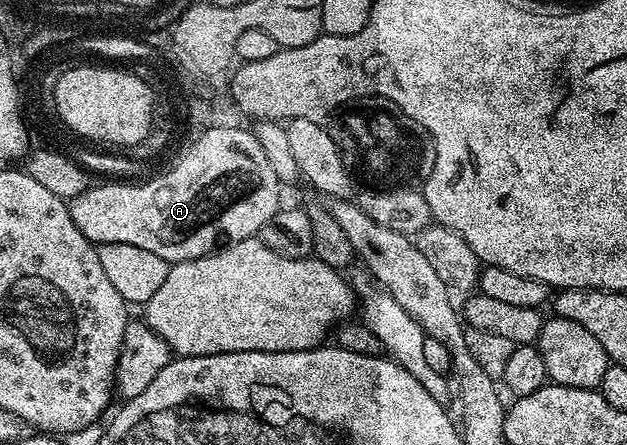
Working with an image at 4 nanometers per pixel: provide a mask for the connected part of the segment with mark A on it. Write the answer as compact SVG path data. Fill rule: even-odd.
M214 130L213 133L206 134L206 137L202 138L197 146L194 146L186 161L177 162L171 170L164 170L161 175L150 176L146 180L147 182L134 183L126 182L130 180L106 180L103 181L106 182L103 186L90 185L87 190L80 192L80 196L69 199L68 205L72 216L72 224L76 224L76 228L80 228L80 232L84 232L84 236L95 244L136 244L136 248L145 248L147 252L153 252L156 256L160 256L166 262L173 264L203 258L213 254L223 244L243 242L246 238L255 237L268 223L274 221L274 214L280 209L280 202L278 202L280 183L272 164L264 154L264 148L261 147L260 142L254 143L253 138L249 138L246 134L238 133L235 130Z

